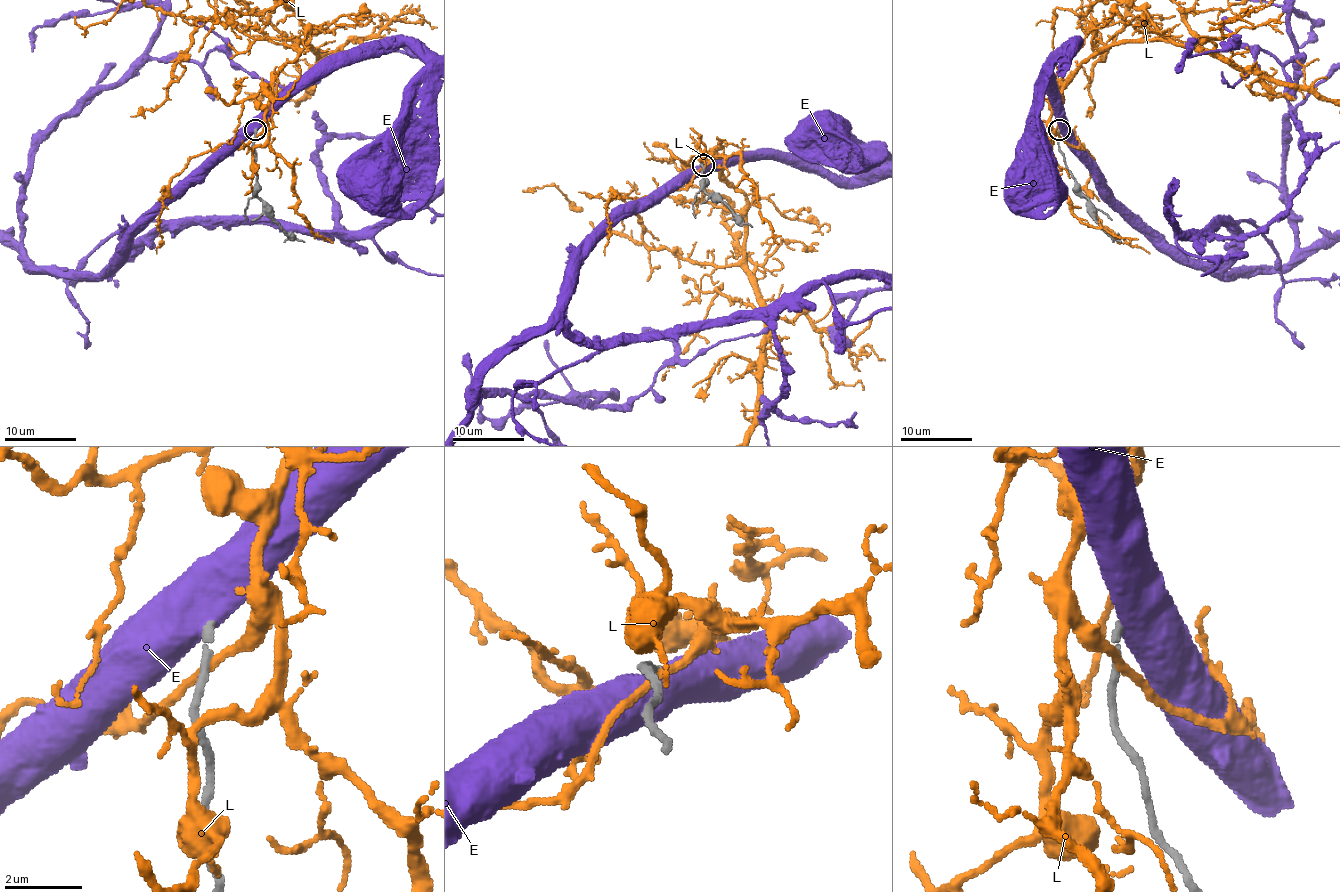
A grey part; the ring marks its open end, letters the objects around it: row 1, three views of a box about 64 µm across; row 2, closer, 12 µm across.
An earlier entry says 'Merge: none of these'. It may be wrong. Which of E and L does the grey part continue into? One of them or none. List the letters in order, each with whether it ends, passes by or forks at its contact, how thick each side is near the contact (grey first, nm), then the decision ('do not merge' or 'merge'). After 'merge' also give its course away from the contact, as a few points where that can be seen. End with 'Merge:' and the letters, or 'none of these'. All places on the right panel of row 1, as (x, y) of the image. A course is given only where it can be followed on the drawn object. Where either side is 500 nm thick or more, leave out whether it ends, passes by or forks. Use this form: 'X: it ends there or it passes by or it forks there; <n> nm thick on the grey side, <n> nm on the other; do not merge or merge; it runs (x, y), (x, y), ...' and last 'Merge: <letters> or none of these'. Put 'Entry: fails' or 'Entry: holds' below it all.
E: 200 nm thick on the grey side, 750 nm on the other; do not merge
L: it passes by; 260 nm thick on the grey side, 200 nm on the other; do not merge
Merge: none of these
Entry: holds

